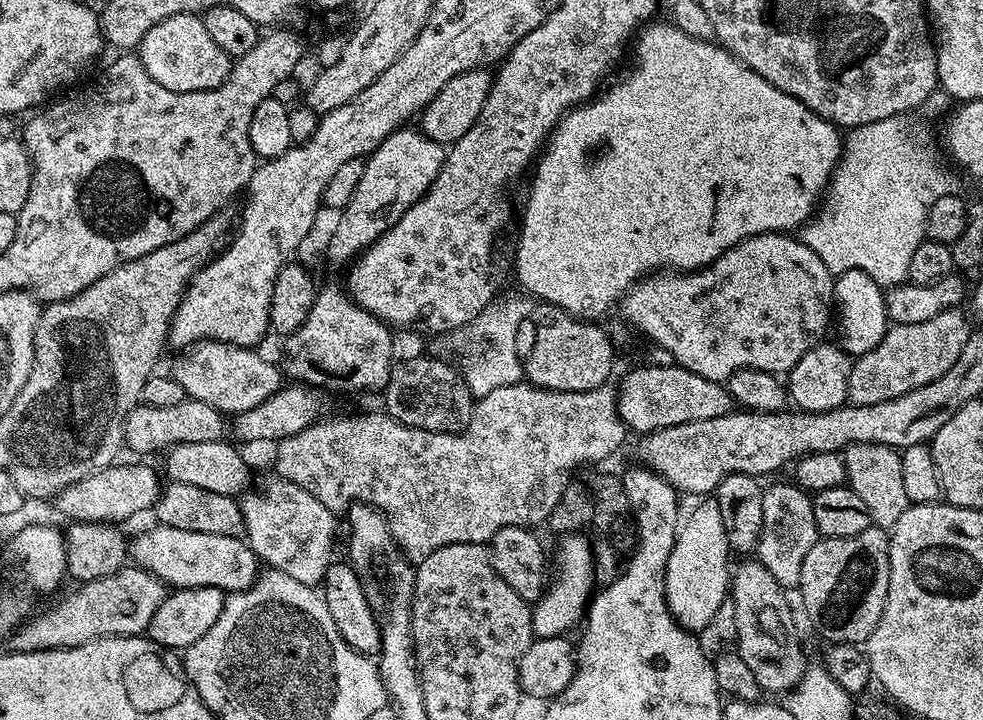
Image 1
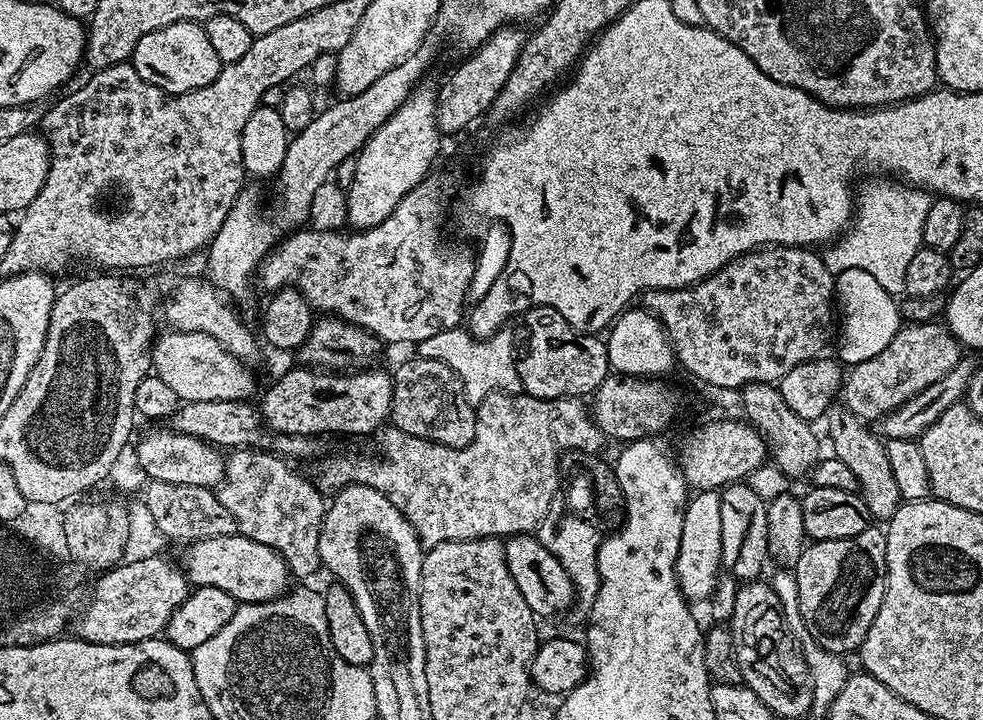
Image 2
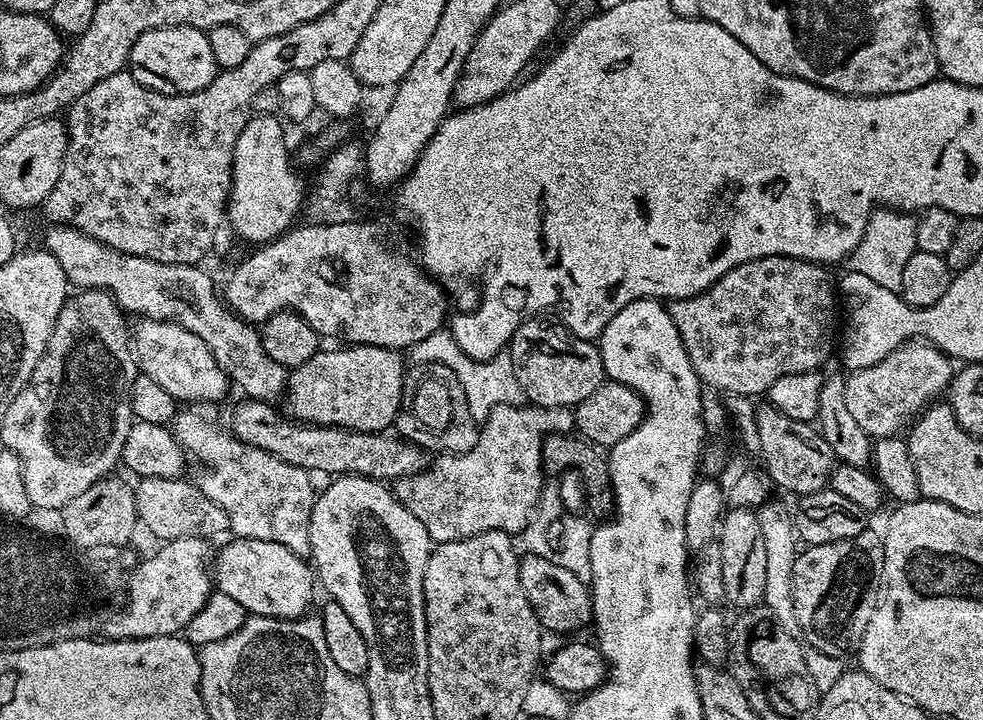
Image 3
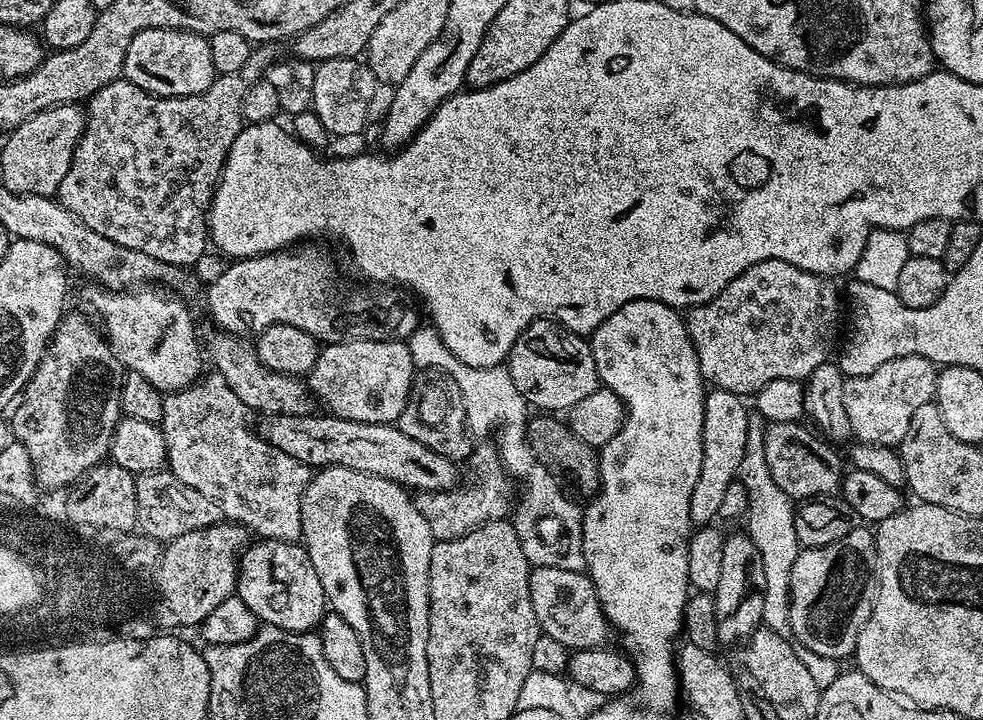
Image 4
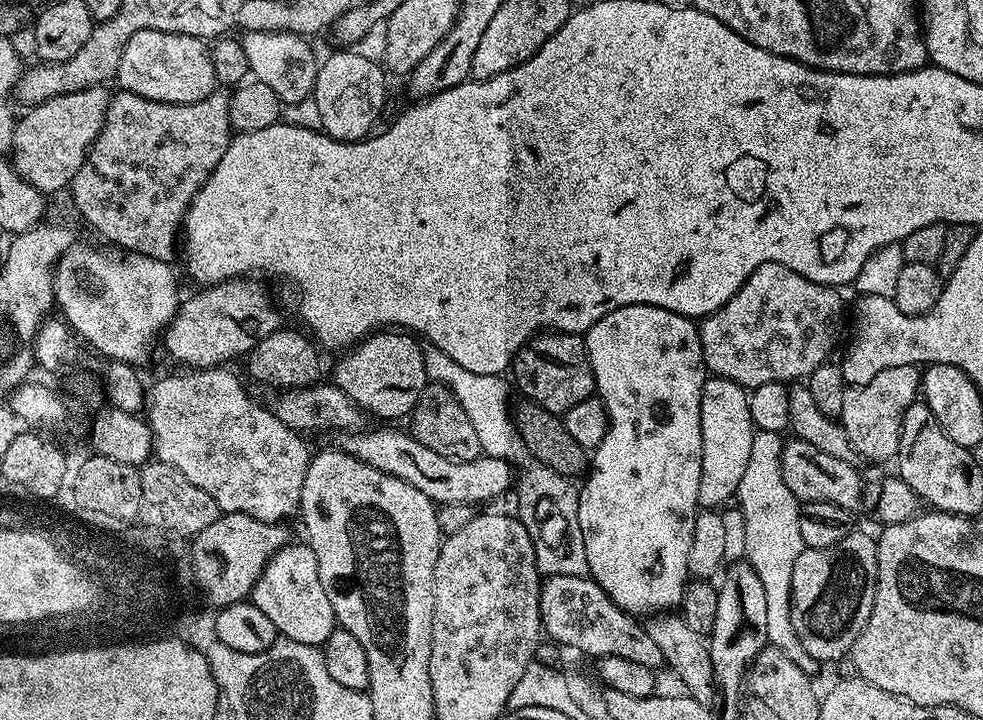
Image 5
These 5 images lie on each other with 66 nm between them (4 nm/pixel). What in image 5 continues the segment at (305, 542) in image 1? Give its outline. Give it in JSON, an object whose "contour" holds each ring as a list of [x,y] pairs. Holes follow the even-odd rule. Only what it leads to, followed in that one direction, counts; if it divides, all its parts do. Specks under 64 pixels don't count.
{"contour":[[[228,366],[188,370],[183,373],[185,376],[164,376],[153,388],[151,385],[150,391],[146,396],[146,419],[148,428],[152,432],[152,451],[159,463],[166,466],[174,466],[174,470],[178,470],[178,474],[186,474],[186,478],[190,478],[190,482],[194,482],[194,486],[198,486],[198,490],[206,490],[206,494],[210,494],[210,498],[214,498],[214,502],[218,502],[221,513],[250,514],[250,518],[258,518],[267,524],[288,522],[288,519],[291,516],[295,517],[300,510],[302,482],[306,478],[310,451],[308,452],[308,448],[303,442],[305,439],[299,433],[281,422],[265,405],[263,408],[262,405],[255,404],[248,397],[247,390],[240,385],[239,378],[231,372],[232,370]]]}

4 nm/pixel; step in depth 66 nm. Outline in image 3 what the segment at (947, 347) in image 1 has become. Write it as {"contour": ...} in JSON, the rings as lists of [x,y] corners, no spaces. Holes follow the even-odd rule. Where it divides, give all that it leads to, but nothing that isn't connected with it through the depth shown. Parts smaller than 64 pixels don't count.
{"contour":[[[919,338],[905,340],[882,362],[855,369],[845,379],[846,406],[868,436],[894,436],[947,389],[953,375],[954,361],[941,348]]]}

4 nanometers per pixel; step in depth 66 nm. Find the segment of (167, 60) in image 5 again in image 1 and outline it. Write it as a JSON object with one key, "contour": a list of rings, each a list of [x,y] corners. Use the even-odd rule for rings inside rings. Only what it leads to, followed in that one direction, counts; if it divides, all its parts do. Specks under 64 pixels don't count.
{"contour":[[[195,12],[174,14],[158,26],[150,26],[140,39],[138,49],[140,61],[144,68],[158,82],[158,86],[166,86],[166,90],[179,92],[201,92],[216,88],[230,74],[234,60],[214,43],[210,33],[206,31],[203,19]]]}

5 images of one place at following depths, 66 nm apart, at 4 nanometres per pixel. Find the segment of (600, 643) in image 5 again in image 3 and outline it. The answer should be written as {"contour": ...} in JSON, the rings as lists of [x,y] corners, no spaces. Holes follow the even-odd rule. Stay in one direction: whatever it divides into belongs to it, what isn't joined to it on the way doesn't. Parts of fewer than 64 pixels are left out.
{"contour":[[[524,554],[520,556],[518,578],[534,614],[540,620],[541,629],[576,634],[579,628],[592,624],[592,594],[589,585],[582,578],[570,574],[570,570],[557,566],[547,558]]]}

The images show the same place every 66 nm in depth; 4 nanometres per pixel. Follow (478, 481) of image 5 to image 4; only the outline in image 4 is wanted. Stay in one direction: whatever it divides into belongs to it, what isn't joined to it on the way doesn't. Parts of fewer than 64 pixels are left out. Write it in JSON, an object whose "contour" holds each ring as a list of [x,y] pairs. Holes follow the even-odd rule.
{"contour":[[[313,414],[311,416],[265,416],[259,417],[258,431],[265,440],[270,442],[270,446],[278,446],[278,450],[282,450],[286,454],[290,454],[290,458],[298,458],[298,462],[302,462],[310,469],[319,470],[321,468],[333,468],[334,466],[346,466],[350,470],[358,470],[362,474],[374,474],[378,478],[386,478],[395,484],[401,484],[403,488],[415,490],[417,493],[422,492],[446,492],[449,488],[457,487],[456,480],[457,465],[450,458],[446,458],[442,454],[438,454],[434,450],[430,450],[430,446],[422,446],[422,442],[417,442],[415,438],[410,438],[410,434],[402,434],[402,430],[396,424],[375,424],[374,422],[350,422],[346,418],[338,418],[331,414]]]}

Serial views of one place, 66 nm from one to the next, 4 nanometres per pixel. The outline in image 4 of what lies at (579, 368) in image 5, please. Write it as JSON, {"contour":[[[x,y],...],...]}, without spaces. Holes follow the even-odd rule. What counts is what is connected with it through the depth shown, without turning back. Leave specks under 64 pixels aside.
{"contour":[[[537,318],[518,334],[506,367],[510,378],[514,378],[514,386],[518,386],[518,394],[522,394],[529,406],[544,414],[563,413],[572,408],[574,402],[601,387],[591,343],[581,333],[571,332],[551,318]]]}

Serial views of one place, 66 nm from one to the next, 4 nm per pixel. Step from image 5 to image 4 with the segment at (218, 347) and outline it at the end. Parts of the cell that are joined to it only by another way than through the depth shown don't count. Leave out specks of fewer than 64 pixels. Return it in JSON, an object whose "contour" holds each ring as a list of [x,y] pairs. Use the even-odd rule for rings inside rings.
{"contour":[[[308,242],[287,250],[267,252],[265,256],[247,256],[244,260],[232,260],[229,268],[218,273],[208,288],[208,312],[217,324],[215,327],[234,336],[247,337],[275,324],[293,324],[318,341],[331,341],[336,319],[344,312],[344,300],[339,296],[340,272],[336,269],[331,254],[315,248],[316,246],[315,243]]]}

